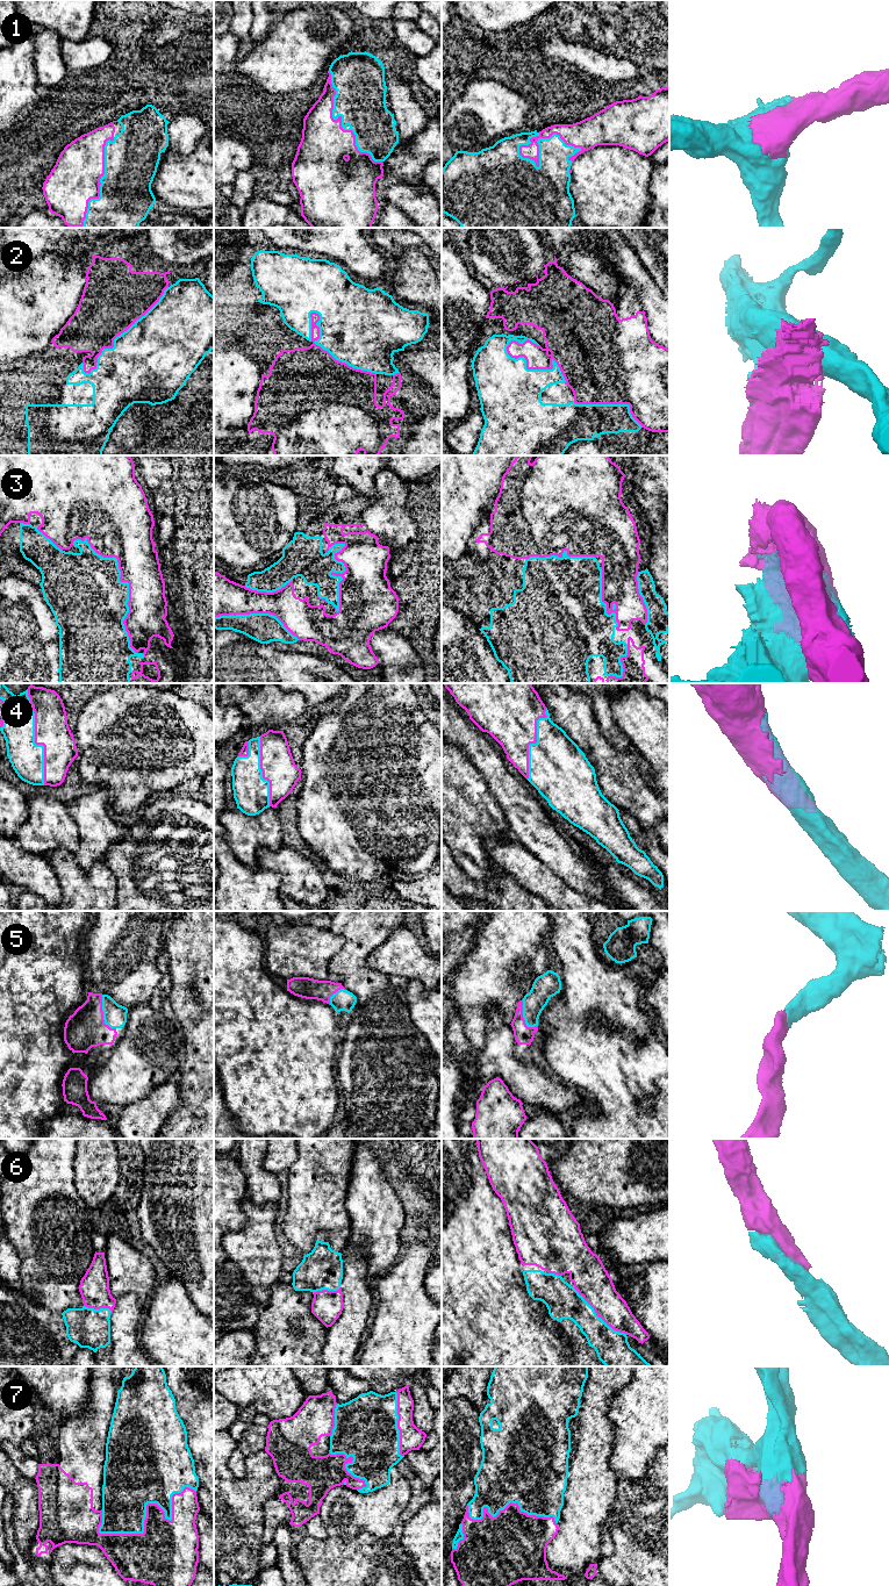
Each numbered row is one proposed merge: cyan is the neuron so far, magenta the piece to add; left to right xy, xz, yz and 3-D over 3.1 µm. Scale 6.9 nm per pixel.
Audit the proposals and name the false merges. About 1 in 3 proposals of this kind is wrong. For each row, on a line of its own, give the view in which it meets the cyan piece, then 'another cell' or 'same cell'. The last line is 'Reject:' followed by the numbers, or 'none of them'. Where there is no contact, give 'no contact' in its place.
1: yz | same cell
2: yz | another cell
3: xy | another cell
4: xy | same cell
5: xy | same cell
6: yz | same cell
7: xy | same cell
Reject: 2, 3

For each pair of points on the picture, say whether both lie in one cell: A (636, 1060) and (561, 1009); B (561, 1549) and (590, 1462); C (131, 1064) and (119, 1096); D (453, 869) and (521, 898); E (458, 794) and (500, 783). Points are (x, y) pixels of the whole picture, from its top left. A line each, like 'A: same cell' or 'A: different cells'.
A: same cell
B: same cell
C: same cell
D: same cell
E: different cells

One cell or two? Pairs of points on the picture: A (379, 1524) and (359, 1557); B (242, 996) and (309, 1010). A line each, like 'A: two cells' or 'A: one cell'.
A: two cells
B: one cell

